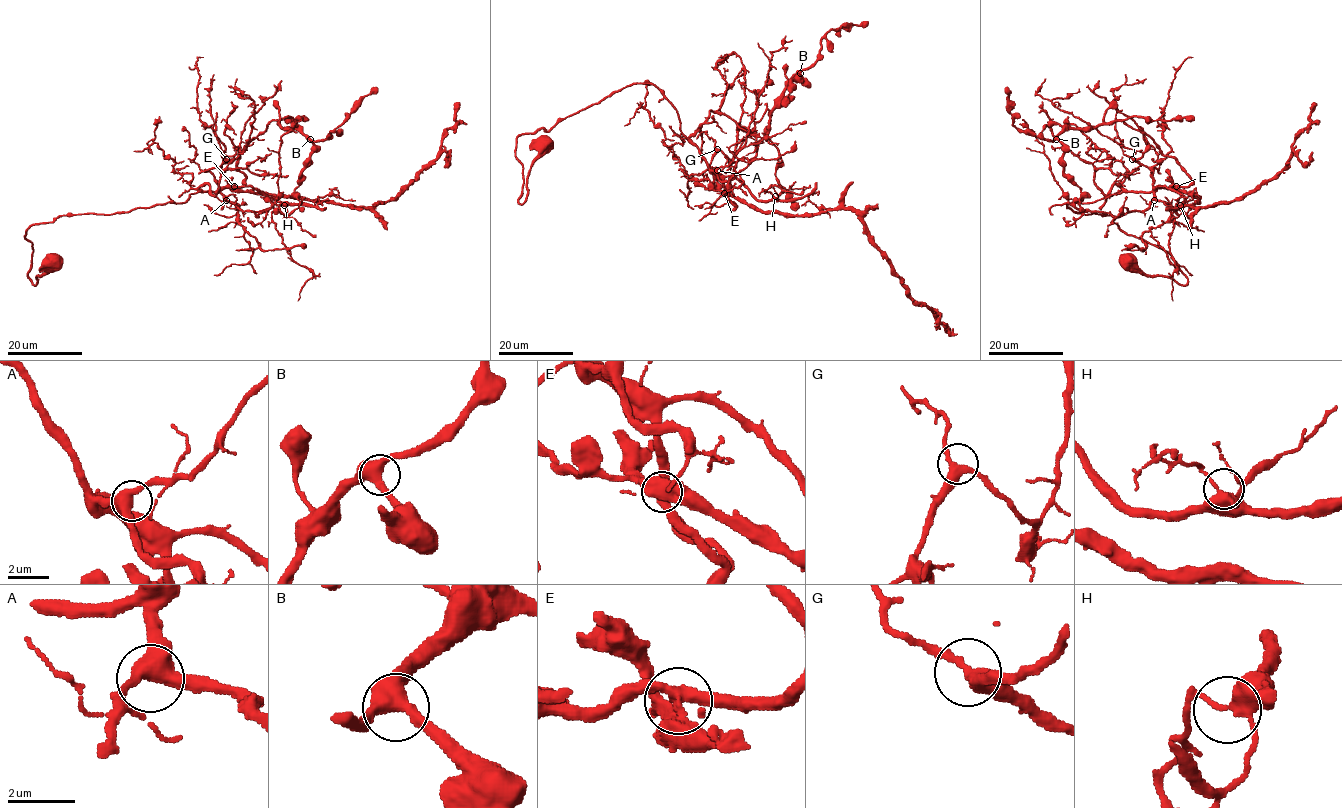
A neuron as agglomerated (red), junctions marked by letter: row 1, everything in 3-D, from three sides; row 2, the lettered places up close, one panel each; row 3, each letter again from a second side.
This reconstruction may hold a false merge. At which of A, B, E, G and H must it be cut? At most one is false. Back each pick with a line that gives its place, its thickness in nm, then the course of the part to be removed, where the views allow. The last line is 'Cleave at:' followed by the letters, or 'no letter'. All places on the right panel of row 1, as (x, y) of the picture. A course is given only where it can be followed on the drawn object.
E: (1176, 186) | 440 nm | (1176, 187), (1195, 196), (1197, 207), (1254, 191), (1284, 167), (1314, 103)
Cleave at: E

